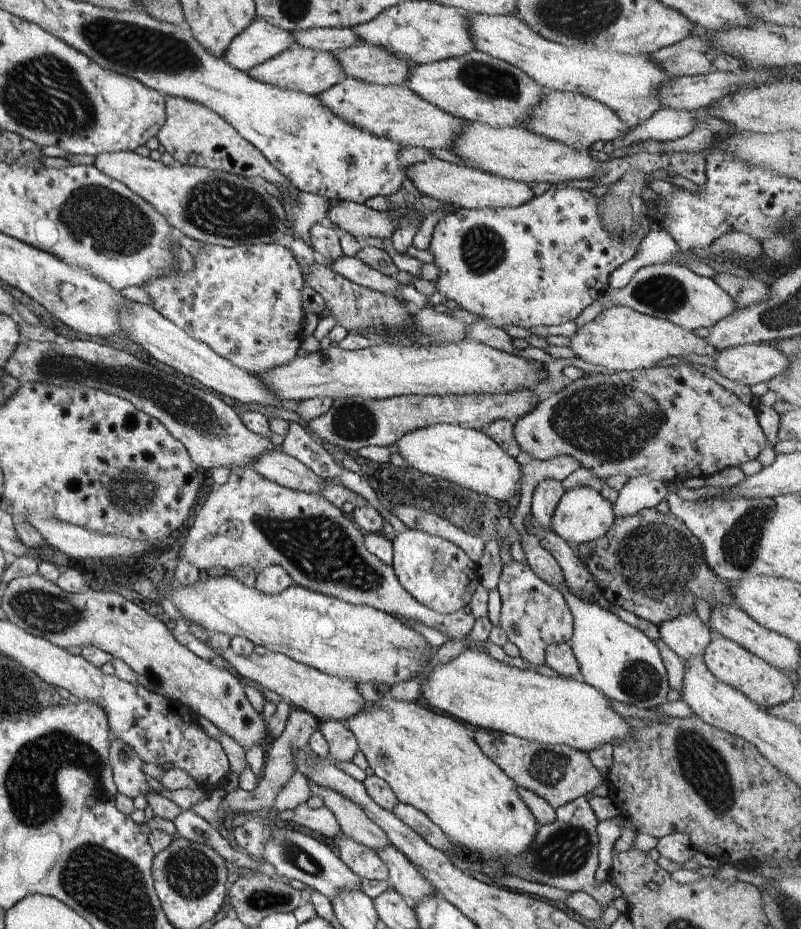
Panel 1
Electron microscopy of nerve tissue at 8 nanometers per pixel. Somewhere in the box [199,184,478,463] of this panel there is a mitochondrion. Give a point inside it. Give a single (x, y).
(352, 420)

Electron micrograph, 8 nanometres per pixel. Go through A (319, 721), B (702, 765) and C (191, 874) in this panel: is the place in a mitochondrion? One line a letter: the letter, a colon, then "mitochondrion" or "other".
A: other
B: mitochondrion
C: mitochondrion

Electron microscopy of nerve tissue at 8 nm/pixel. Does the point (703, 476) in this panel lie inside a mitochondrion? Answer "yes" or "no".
no

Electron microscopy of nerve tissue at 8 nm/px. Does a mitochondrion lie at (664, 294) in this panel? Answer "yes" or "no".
yes

